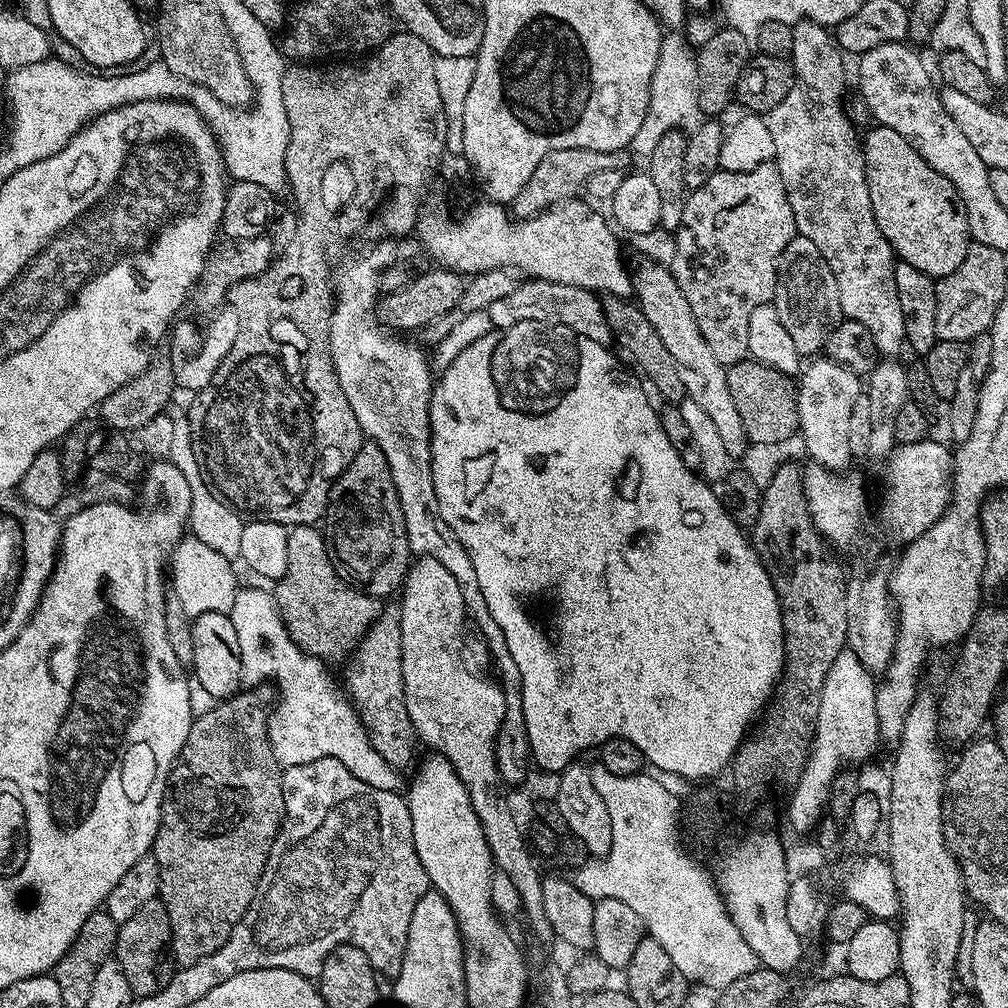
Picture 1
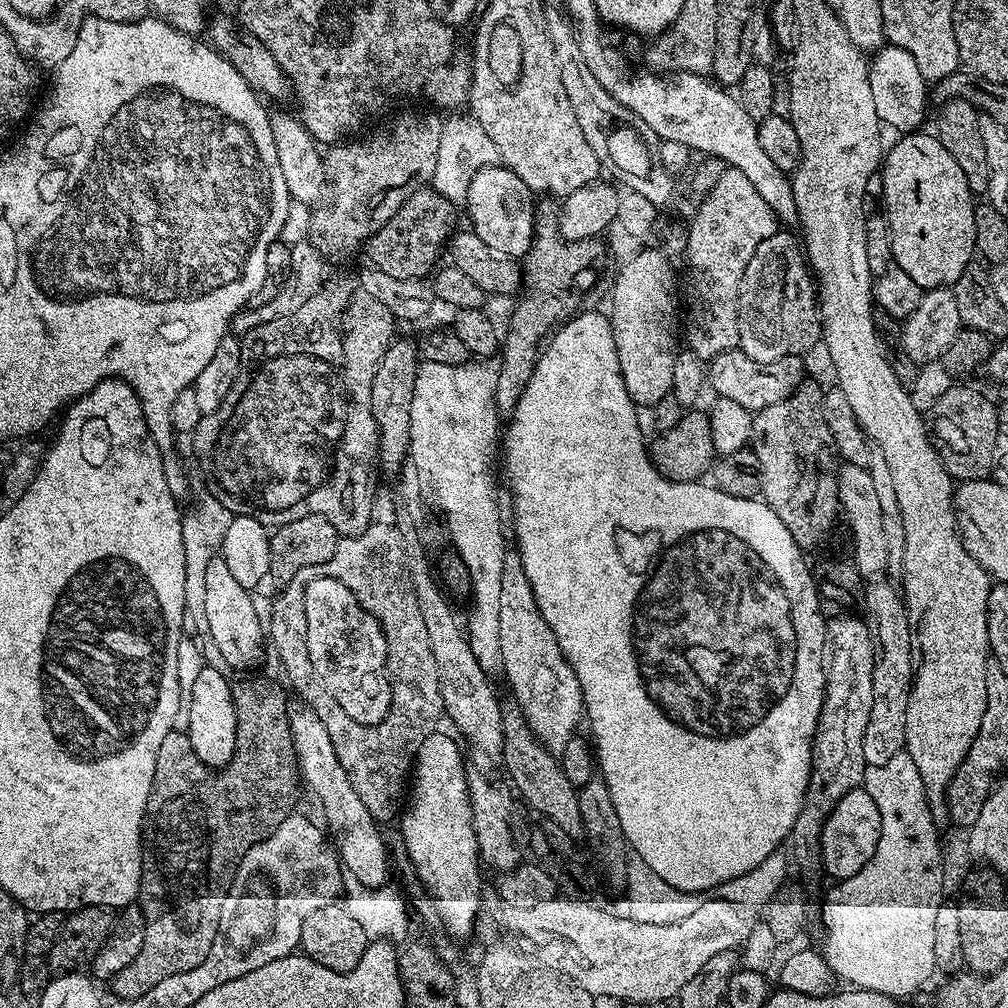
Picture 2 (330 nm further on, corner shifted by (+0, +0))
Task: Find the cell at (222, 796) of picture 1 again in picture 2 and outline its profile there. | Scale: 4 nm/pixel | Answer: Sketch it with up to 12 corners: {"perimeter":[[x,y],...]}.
{"perimeter":[[233,683],[236,749],[158,746],[138,903],[110,981],[142,998],[214,946],[222,902],[302,790],[290,703]]}

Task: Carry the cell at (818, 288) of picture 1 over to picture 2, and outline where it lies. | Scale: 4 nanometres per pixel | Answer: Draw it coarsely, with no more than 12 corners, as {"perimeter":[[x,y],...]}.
{"perimeter":[[778,230],[736,293],[739,351],[803,357],[822,340],[801,245]]}

